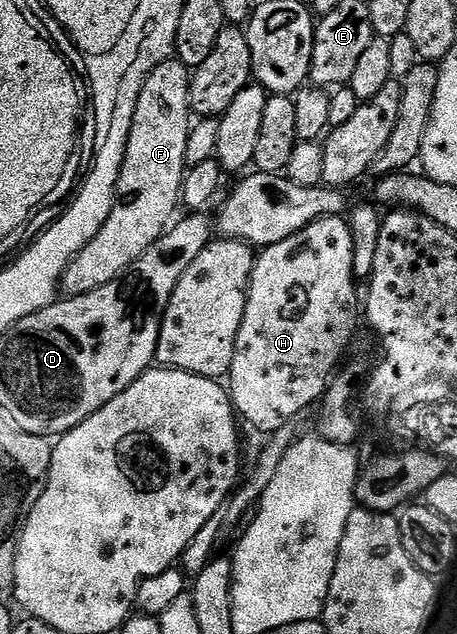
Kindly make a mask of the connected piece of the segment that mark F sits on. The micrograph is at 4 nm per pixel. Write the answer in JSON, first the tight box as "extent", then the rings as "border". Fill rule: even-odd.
{"extent":[60,58,192,297],"border":[[[176,58],[165,60],[146,75],[136,102],[136,114],[132,114],[132,130],[108,222],[100,226],[100,234],[96,234],[84,250],[70,259],[60,285],[67,297],[92,294],[92,290],[121,276],[122,271],[152,246],[152,242],[165,234],[175,219],[174,211],[180,208],[182,199],[182,179],[188,171],[186,151],[192,127],[188,98],[191,75],[191,69],[185,68]]]}

